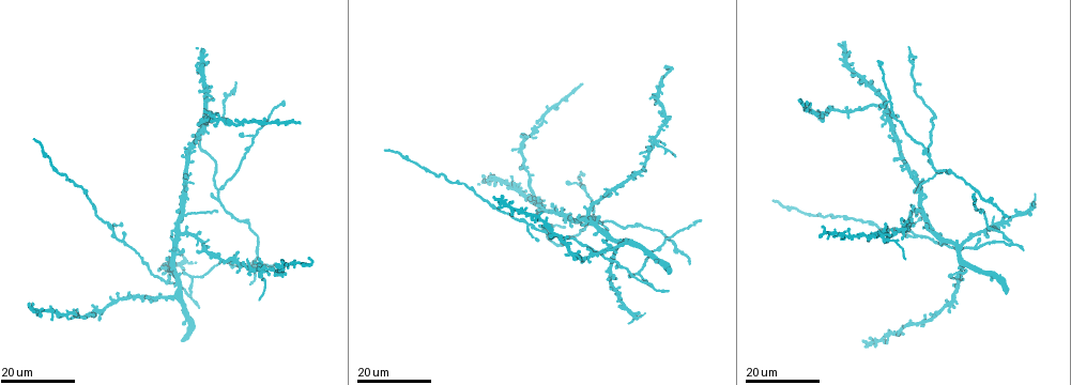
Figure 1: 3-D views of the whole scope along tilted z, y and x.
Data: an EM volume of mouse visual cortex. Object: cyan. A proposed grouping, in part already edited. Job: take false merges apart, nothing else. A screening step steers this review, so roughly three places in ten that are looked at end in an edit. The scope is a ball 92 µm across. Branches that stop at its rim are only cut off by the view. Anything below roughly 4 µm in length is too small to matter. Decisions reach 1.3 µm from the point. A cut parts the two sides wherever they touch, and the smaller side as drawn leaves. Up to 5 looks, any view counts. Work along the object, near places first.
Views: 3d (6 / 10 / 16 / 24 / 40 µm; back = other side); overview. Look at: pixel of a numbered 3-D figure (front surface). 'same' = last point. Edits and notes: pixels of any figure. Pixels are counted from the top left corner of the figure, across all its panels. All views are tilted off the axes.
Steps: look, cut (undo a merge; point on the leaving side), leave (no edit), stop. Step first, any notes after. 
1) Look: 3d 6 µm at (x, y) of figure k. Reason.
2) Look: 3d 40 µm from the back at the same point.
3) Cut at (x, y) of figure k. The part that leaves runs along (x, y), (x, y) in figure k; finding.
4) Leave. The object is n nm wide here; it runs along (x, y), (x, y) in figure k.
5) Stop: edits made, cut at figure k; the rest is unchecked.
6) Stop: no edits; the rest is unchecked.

Look: 3d 16 µm at (975, 250) of figure 1. Three arms meet.

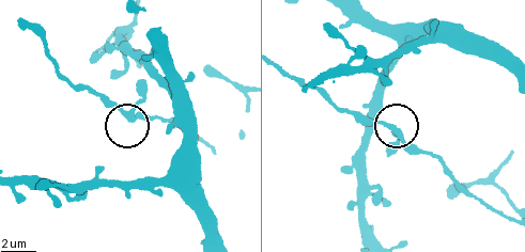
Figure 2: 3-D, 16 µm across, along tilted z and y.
Look: 3d 10 µm at (127, 111) of figure 2. Closer look.

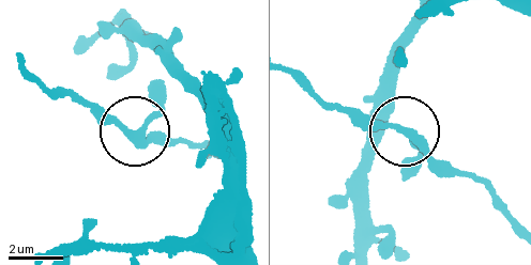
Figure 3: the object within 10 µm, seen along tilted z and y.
Look: 3d 10 µm from the back at (131, 137) of figure 3. Other side.

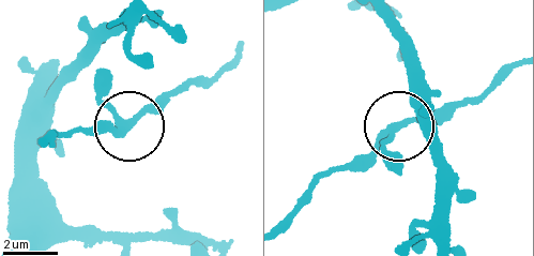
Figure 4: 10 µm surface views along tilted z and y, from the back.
Leave. The side arm is 51 µm long; continuous, no second neuron.

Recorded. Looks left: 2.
Look: 3d 16 µm at (918, 193) of figure 1.

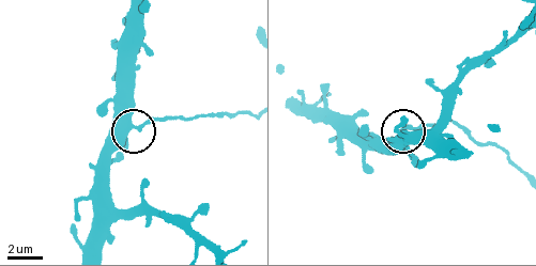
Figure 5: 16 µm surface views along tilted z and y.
Look: 3d 6 µm at (132, 124) of figure 5.

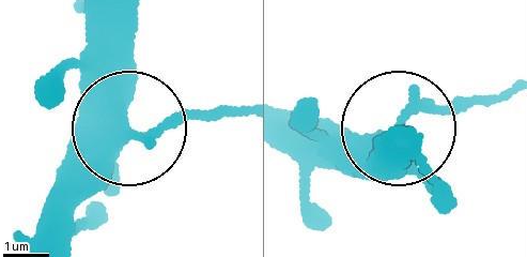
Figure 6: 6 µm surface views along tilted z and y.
Cut at (207, 115) of figure 6. The part that leaves runs along (153, 136), (243, 112) in figure 6; a second neuron is stuck on.

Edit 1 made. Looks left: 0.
Stop: edits made, cut at figure 6; the rest is unchecked.

